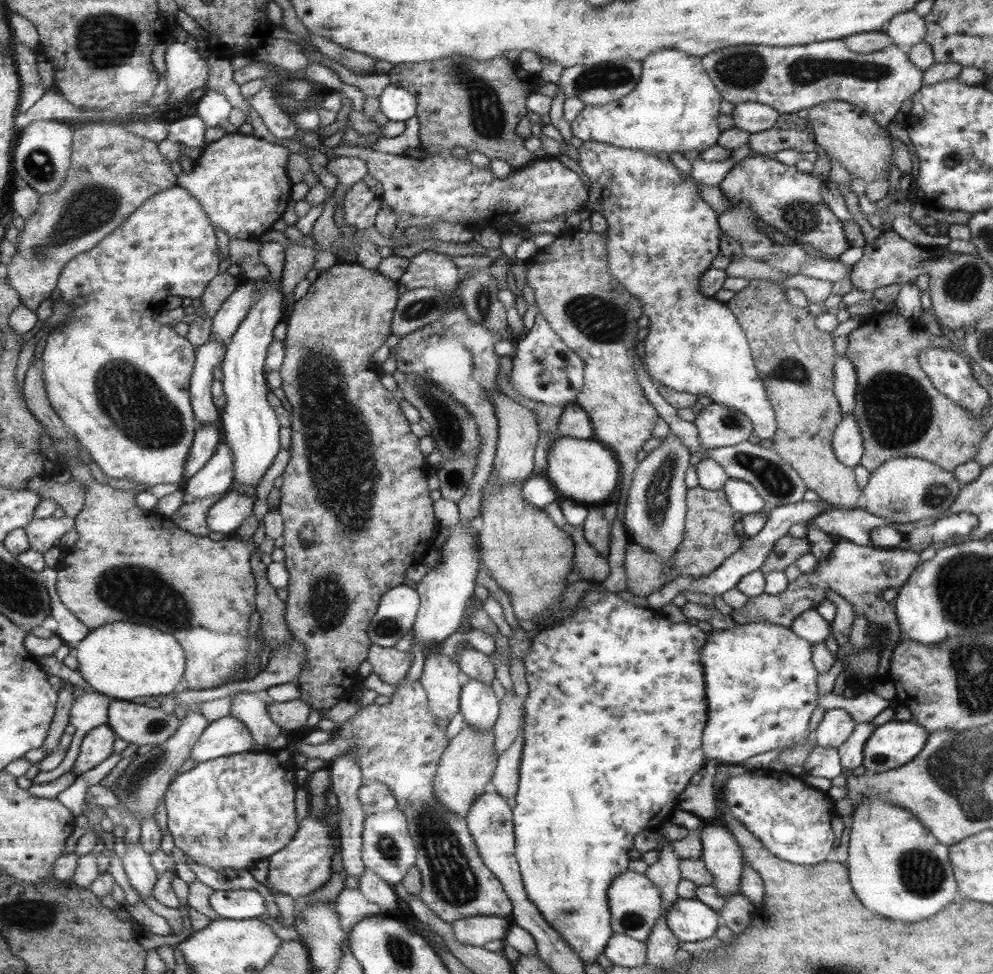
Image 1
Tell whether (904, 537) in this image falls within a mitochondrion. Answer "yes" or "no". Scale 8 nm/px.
no

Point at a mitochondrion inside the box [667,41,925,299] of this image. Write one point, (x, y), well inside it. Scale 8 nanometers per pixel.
(803, 71)

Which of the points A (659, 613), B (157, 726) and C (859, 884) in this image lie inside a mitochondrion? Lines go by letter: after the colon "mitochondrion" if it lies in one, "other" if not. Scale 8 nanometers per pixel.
A: other
B: mitochondrion
C: other

